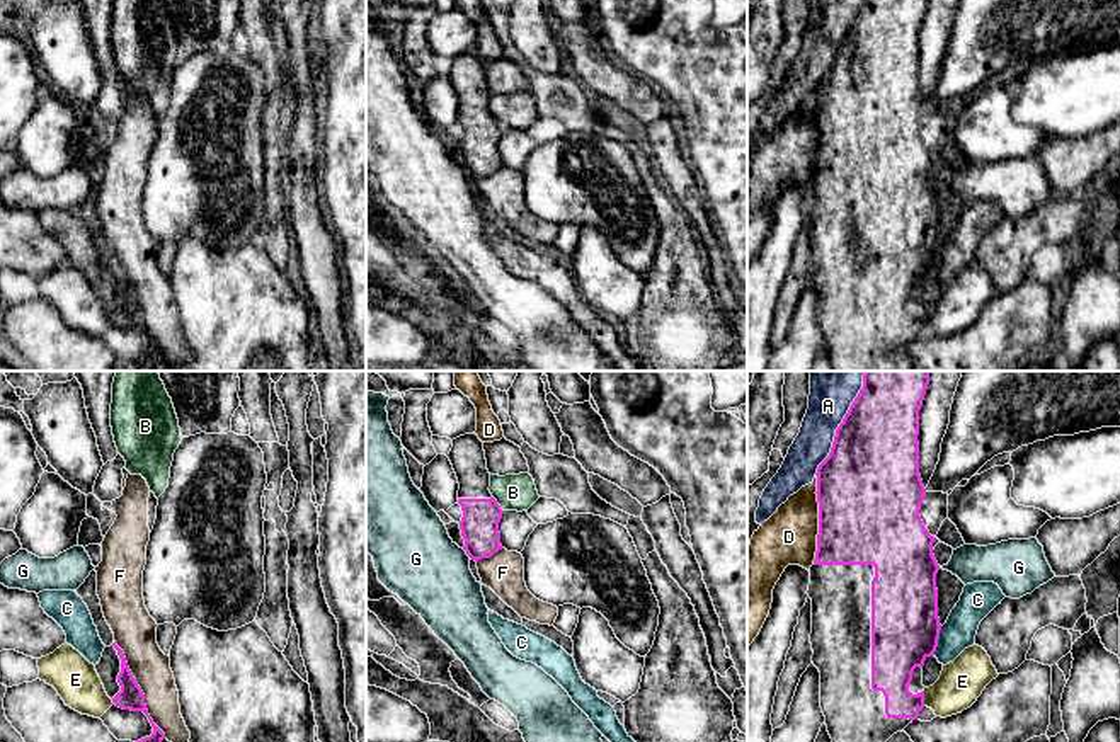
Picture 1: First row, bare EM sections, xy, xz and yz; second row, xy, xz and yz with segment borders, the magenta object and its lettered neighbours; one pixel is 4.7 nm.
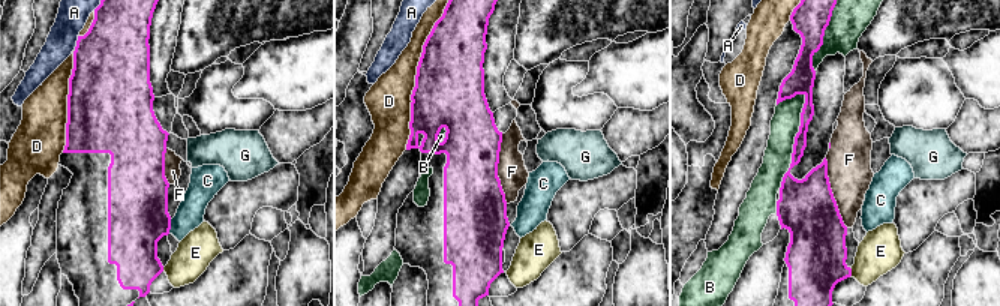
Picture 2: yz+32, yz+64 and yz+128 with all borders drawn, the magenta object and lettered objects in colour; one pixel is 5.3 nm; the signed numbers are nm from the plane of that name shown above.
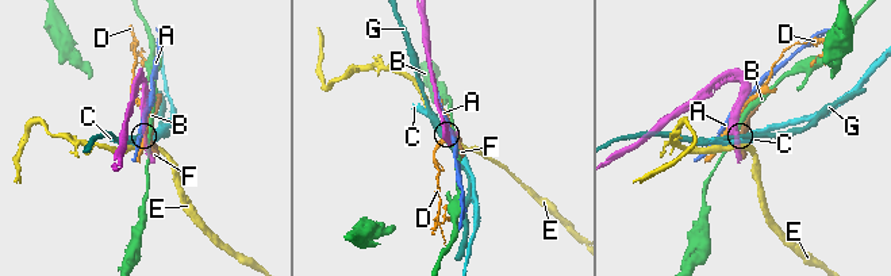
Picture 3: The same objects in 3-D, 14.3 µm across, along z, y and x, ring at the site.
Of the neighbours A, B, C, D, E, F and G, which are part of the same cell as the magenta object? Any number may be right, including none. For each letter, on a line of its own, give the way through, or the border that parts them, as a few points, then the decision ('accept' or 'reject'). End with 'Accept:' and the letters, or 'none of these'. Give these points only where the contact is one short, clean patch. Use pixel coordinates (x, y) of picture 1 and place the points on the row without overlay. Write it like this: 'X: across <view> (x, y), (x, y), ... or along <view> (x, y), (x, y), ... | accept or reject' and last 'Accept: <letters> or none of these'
A: reject
B: reject
C: along yz (942, 245), (933, 273) | reject
D: reject
E: along yz (923, 308), (925, 324) | reject
F: accept
G: along xz (462, 167), (470, 176) | reject
Accept: F

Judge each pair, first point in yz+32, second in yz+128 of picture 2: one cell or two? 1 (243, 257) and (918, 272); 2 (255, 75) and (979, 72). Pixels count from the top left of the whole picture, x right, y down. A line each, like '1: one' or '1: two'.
1: one
2: one

